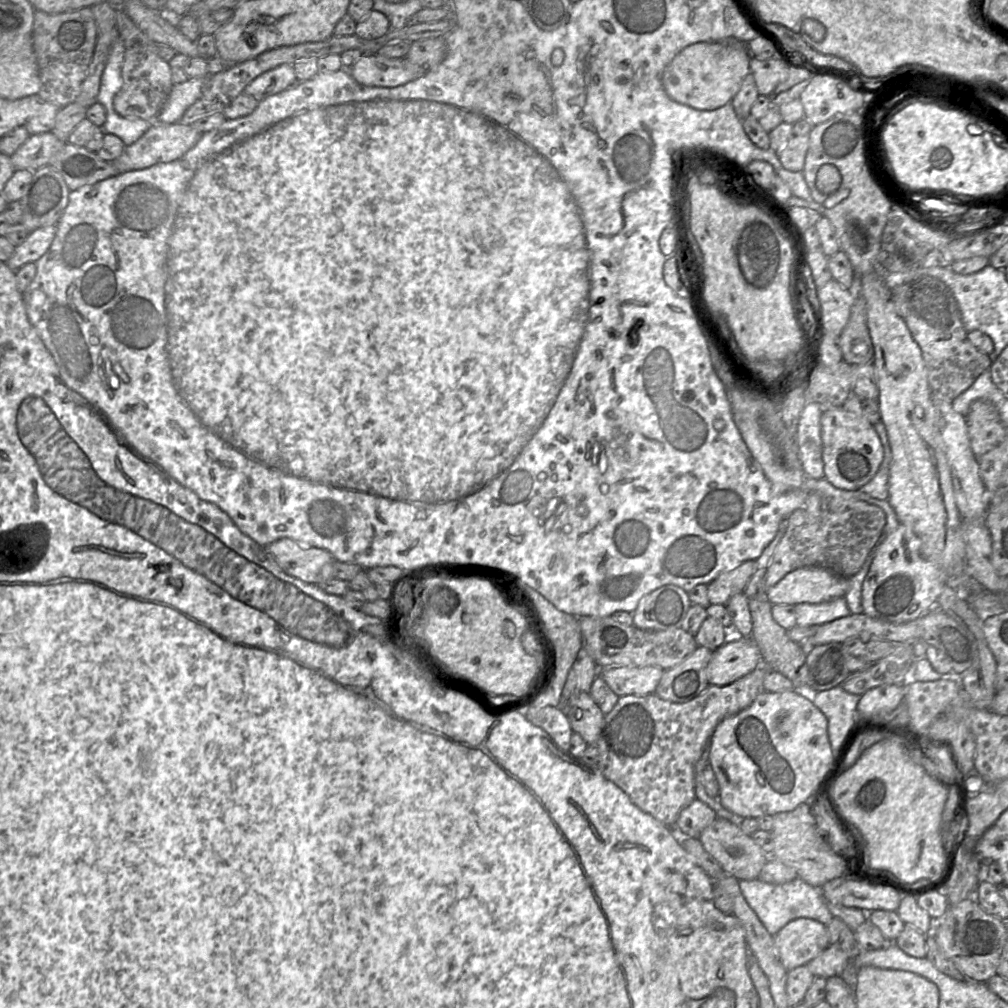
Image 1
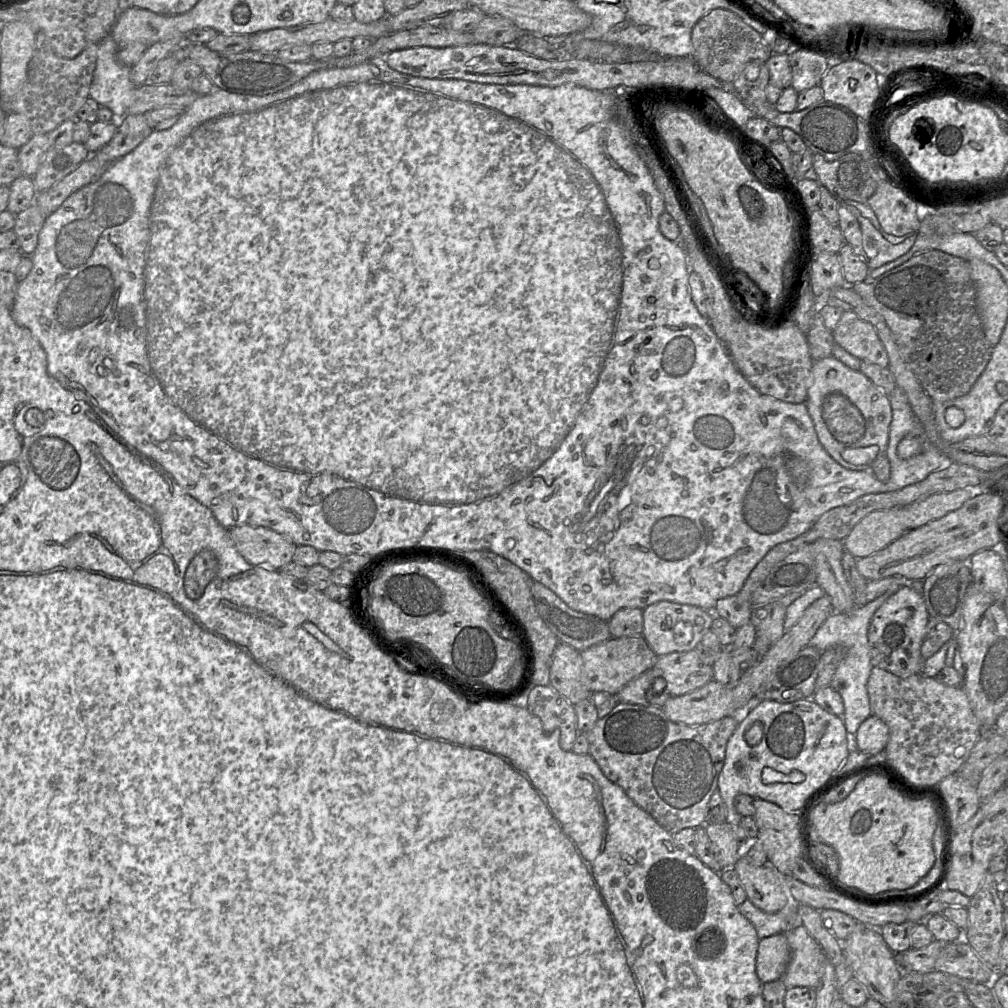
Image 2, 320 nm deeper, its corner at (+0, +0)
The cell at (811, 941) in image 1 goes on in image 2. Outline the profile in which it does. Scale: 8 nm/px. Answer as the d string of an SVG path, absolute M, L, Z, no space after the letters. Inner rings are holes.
M784 933L760 939L756 957L756 973L762 983L782 979L791 951Z

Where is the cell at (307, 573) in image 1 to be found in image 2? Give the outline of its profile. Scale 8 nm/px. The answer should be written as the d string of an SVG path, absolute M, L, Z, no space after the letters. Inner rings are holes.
M259 526L229 527L238 552L251 564L281 569L293 561L298 545L277 532Z

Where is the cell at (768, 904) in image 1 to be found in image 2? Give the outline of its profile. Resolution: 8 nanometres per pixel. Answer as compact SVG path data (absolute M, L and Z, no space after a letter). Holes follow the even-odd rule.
M749 899L739 906L739 910L754 926L759 939L790 930L783 912L766 913L756 907Z

